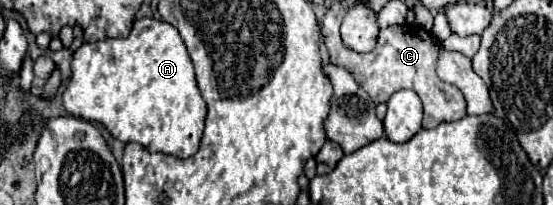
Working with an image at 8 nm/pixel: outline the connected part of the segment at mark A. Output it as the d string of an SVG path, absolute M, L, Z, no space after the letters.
M141 18L135 20L127 38L101 40L93 44L81 44L71 62L73 76L63 92L65 110L77 118L103 124L109 134L121 142L143 144L151 152L163 152L177 158L189 158L199 150L203 136L207 106L197 88L193 62L187 48L175 28L163 20Z

